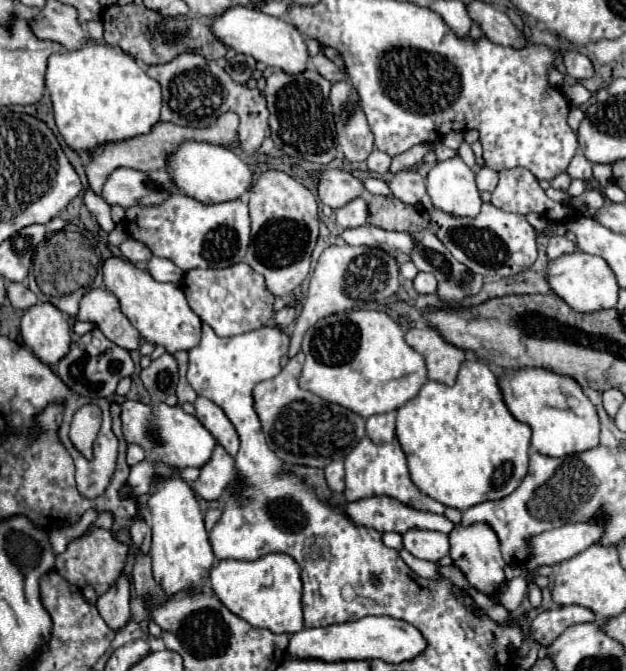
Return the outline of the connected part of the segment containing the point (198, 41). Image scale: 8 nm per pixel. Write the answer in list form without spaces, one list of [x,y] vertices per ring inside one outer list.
[[[135,2],[127,6],[109,6],[103,12],[103,26],[105,42],[109,42],[111,46],[119,46],[123,52],[145,64],[163,64],[183,52],[195,52],[199,56],[205,56],[207,60],[219,60],[227,52],[225,44],[213,34],[211,26],[205,20],[191,16],[163,16],[157,10],[149,10],[143,4],[137,6]]]

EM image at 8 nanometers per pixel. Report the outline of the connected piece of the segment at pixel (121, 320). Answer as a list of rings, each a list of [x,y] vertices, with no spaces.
[[[105,288],[89,290],[81,298],[77,320],[95,324],[113,344],[125,350],[137,350],[141,344],[141,334],[131,326],[131,322],[119,310],[117,298]]]

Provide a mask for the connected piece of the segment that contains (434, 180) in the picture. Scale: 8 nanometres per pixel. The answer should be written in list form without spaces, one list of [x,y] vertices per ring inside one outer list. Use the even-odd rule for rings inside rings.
[[[459,158],[437,162],[427,174],[427,194],[435,208],[451,216],[477,216],[481,208],[475,174]]]

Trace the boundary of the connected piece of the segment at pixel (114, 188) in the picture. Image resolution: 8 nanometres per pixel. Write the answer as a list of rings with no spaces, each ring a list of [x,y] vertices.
[[[117,168],[103,186],[103,198],[107,204],[119,204],[131,208],[135,204],[159,206],[179,188],[171,180],[169,170],[139,172],[131,168]]]

